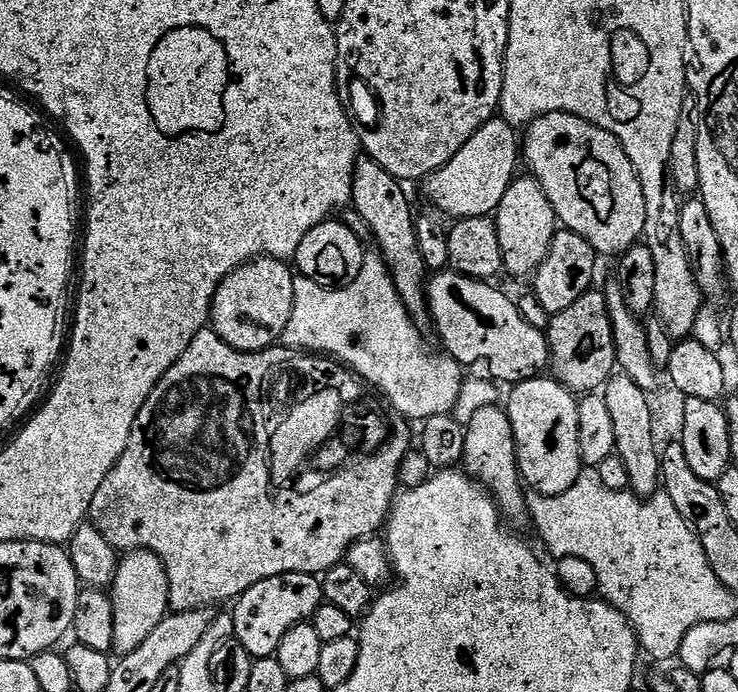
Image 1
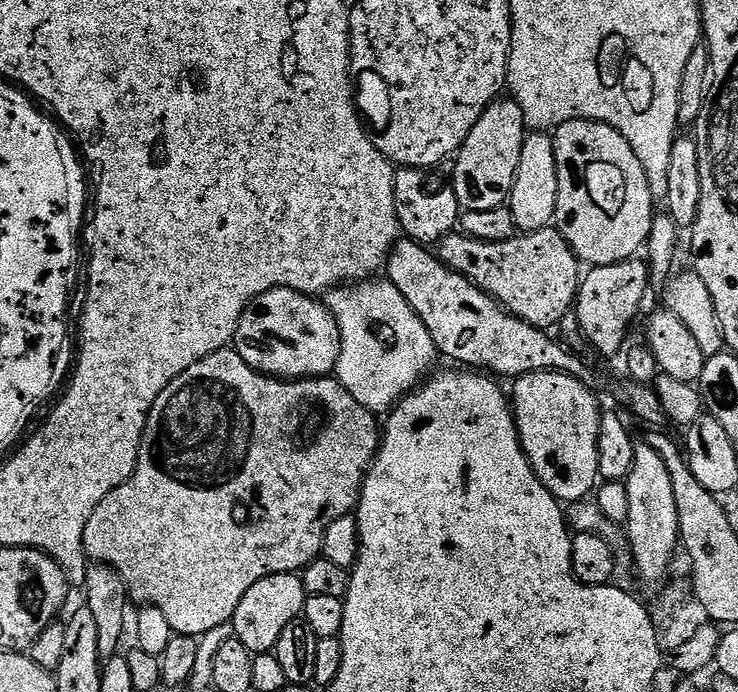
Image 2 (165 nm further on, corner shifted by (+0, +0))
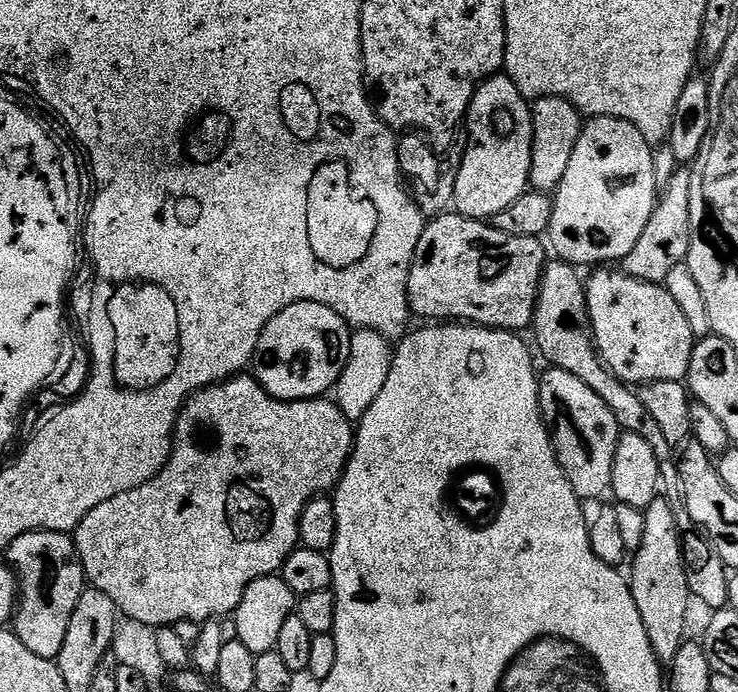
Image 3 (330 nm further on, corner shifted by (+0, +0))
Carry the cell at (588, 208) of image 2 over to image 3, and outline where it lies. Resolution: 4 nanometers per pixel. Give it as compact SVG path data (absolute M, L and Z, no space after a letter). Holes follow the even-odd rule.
M609 116L591 117L574 146L574 154L570 154L566 175L554 193L554 214L546 236L552 239L555 255L577 266L608 266L611 260L624 261L626 254L638 246L638 238L642 238L642 230L646 230L646 222L650 222L650 214L658 203L655 165L653 145L648 144L630 122Z

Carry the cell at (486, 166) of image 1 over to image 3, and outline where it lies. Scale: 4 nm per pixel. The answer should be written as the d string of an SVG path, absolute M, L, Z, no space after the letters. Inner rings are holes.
M497 74L482 81L472 96L468 107L468 145L460 160L460 169L455 169L454 194L452 202L455 211L467 220L491 221L494 214L506 210L519 196L529 191L530 162L532 161L532 109L529 101L514 86L506 74Z

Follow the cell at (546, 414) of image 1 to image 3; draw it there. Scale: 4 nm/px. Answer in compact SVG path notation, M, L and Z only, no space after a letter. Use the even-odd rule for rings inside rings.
M549 367L547 371L545 376L543 373L539 377L540 409L552 434L552 449L574 494L581 501L589 502L612 487L614 450L622 429L614 414L610 414L610 406L606 406L586 382L574 378L574 374L566 374L561 368Z

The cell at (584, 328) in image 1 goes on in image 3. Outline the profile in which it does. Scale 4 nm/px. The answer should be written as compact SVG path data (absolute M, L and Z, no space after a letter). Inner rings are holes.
M677 167L674 178L670 178L667 188L663 189L656 208L650 214L650 222L646 222L646 230L642 230L642 238L638 238L638 246L626 254L622 261L622 270L627 276L645 280L651 284L663 284L674 270L674 266L685 263L690 250L690 186L694 176L687 167Z

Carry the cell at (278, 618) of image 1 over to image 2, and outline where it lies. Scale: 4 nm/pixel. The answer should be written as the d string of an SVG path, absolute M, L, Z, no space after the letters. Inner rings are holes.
M279 572L262 578L262 582L254 582L254 586L250 586L250 590L246 590L242 602L238 602L238 610L230 621L235 639L240 640L242 646L246 646L246 650L253 654L271 653L275 649L278 638L282 638L282 630L286 630L286 626L297 623L301 619L305 595L304 581L295 572Z

